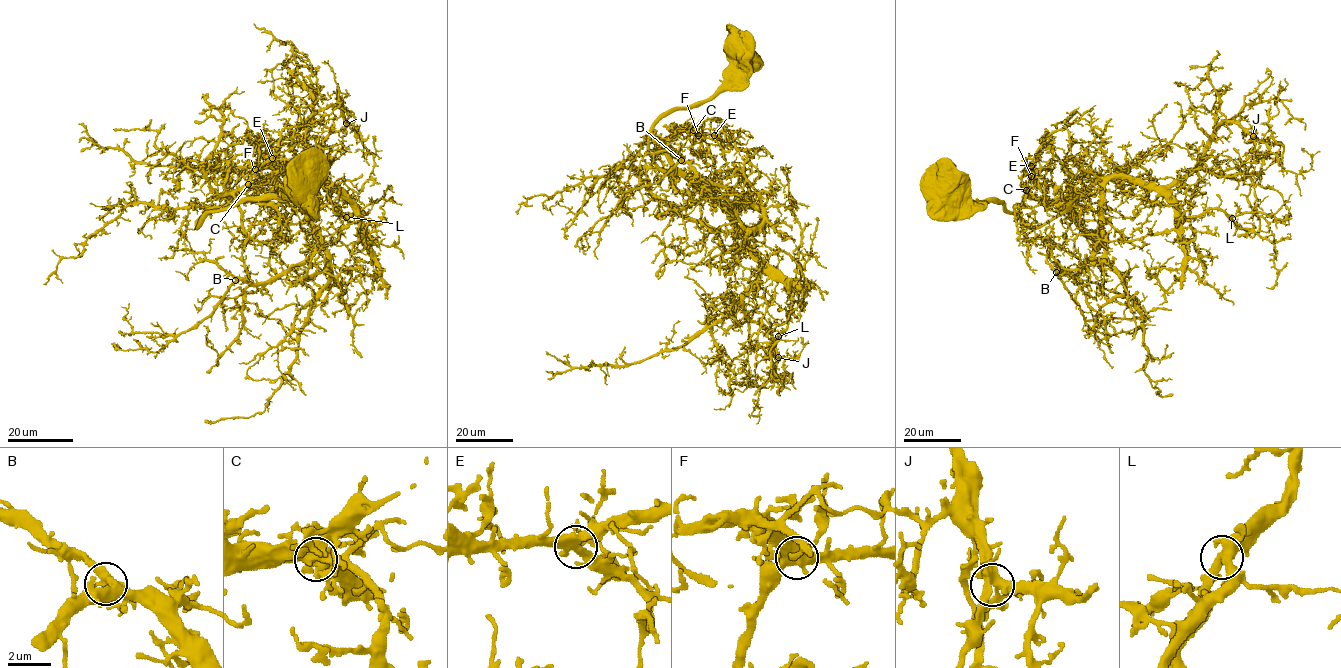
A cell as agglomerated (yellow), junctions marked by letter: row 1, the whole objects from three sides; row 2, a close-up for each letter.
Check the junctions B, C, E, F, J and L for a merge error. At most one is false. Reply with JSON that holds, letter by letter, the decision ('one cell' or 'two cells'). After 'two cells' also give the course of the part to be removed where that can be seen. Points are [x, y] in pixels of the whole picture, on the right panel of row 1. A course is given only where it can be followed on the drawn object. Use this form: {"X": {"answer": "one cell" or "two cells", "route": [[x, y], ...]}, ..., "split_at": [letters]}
{"B": {"answer": "one cell"}, "C": {"answer": "one cell"}, "E": {"answer": "one cell"}, "F": {"answer": "one cell"}, "J": {"answer": "one cell"}, "L": {"answer": "one cell"}, "split_at": []}

